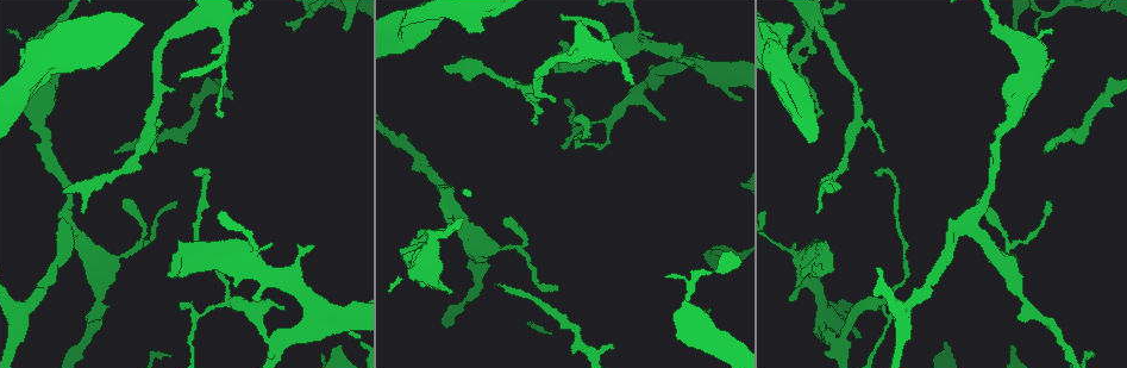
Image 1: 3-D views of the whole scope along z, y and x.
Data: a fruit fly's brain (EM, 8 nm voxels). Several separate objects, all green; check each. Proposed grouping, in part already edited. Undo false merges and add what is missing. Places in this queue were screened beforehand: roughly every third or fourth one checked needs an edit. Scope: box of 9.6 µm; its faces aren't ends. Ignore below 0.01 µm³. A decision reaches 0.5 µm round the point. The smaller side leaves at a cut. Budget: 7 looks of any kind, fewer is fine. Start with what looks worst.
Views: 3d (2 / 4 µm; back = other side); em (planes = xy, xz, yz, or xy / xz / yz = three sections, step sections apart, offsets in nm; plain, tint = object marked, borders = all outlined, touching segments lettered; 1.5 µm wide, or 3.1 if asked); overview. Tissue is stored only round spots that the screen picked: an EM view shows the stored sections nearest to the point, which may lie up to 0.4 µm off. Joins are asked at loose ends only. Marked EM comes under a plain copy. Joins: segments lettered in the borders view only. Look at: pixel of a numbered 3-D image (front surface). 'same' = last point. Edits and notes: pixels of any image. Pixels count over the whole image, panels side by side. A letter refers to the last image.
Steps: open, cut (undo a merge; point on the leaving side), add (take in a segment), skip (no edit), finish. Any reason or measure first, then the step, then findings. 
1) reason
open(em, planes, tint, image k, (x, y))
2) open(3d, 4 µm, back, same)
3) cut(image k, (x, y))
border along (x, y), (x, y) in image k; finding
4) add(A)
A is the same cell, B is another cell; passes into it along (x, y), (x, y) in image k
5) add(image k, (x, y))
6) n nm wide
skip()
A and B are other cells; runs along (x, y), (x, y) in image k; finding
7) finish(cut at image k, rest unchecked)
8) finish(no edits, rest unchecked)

branch stops here
open(em, planes, borders, image 1, (347, 29))

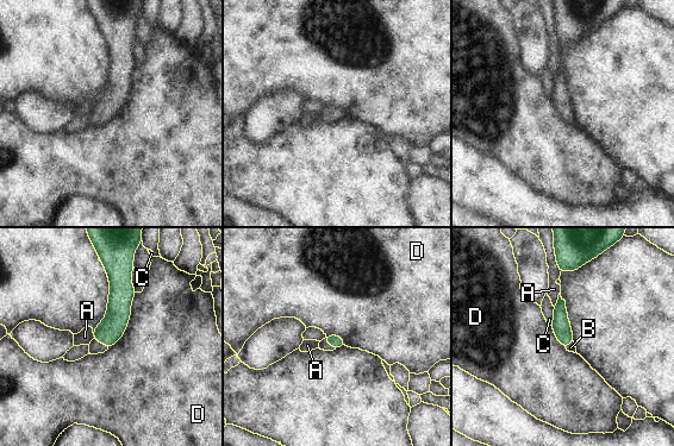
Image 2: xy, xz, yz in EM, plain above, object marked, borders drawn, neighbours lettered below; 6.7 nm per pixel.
add(B)
B is the same cell, A, C and D are other cells; passes into it along (113, 326), (101, 341), (95, 347) in image 2; it goes on there

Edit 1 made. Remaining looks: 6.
open(overview)

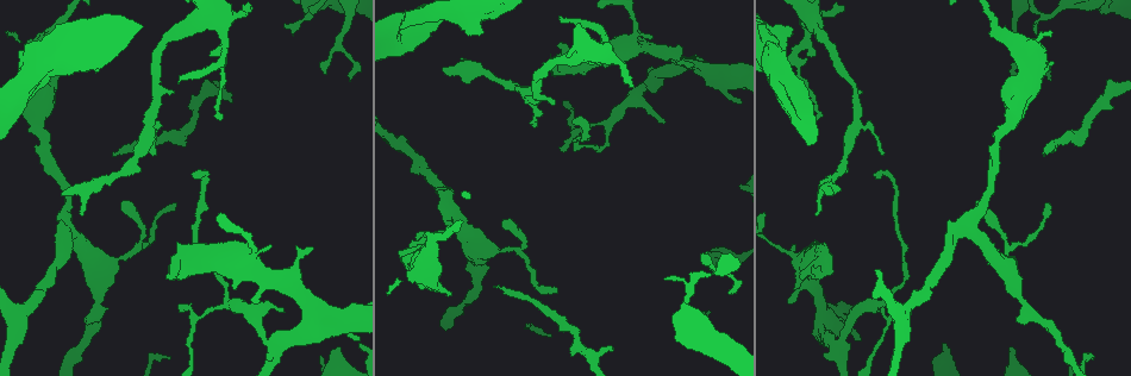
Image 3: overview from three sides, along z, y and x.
free end
open(em, planes, borders, image 3, (445, 67))

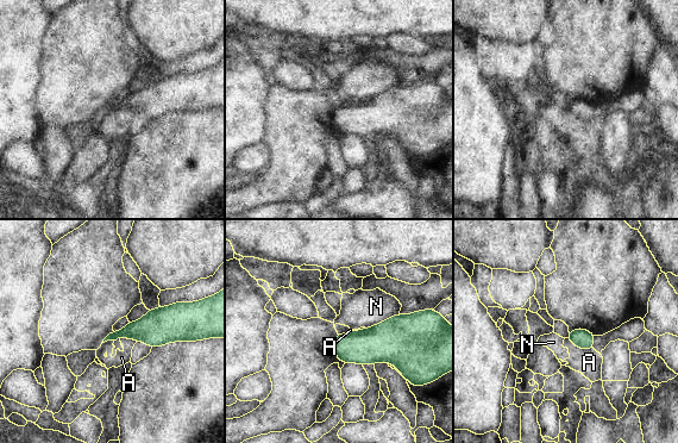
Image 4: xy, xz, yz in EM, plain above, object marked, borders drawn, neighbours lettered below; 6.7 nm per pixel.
skip()
A and N are other cells; border along (566, 338), (583, 349), (592, 349) in image 4; no lettered segment goes on from it

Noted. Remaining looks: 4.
open(em, xy, step 8, borders, image 3, (256, 300))

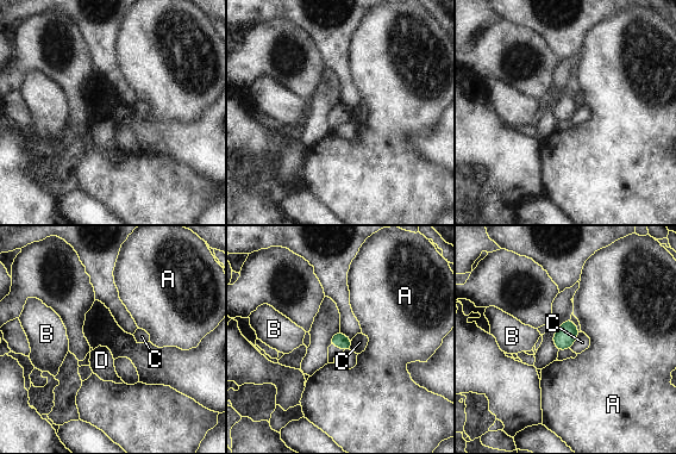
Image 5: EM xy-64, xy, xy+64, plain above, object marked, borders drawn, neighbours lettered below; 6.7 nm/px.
C touches over 150 nm
add(D)
D is the same cell, A, B and C are other cells; the neuron continues

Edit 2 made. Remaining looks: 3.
finish(add at image 2, add at image 5, rest unchecked)

